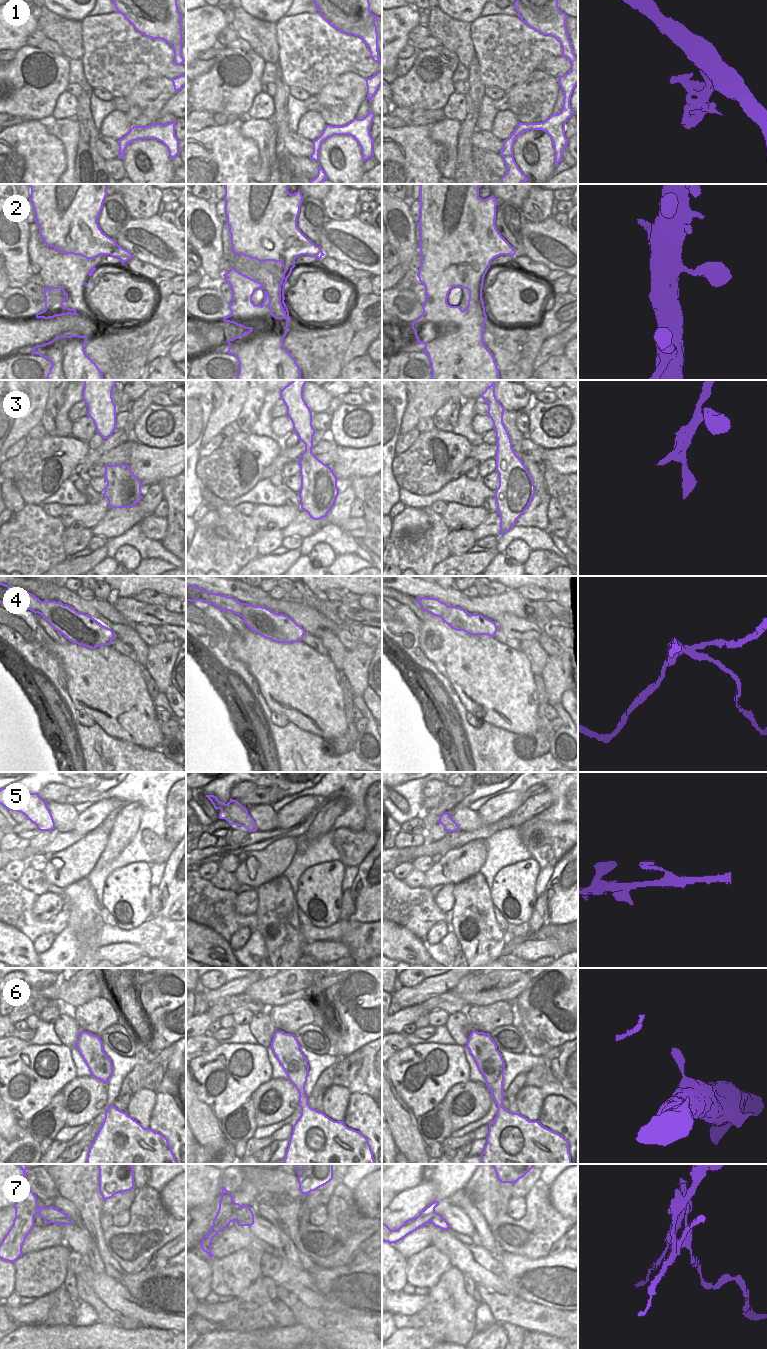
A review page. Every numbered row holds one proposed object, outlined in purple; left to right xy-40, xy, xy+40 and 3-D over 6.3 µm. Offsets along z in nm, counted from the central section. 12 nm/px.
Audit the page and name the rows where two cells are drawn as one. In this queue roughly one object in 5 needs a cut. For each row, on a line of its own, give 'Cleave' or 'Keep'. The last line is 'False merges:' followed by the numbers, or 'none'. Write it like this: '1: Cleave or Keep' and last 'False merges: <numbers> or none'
1: Keep
2: Keep
3: Keep
4: Cleave
5: Keep
6: Keep
7: Cleave
False merges: 4, 7

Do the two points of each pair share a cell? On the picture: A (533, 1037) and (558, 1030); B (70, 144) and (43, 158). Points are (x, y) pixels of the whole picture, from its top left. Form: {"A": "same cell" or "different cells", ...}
{"A": "same cell", "B": "different cells"}

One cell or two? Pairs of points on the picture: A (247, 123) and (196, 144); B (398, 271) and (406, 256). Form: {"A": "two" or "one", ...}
{"A": "two", "B": "two"}

